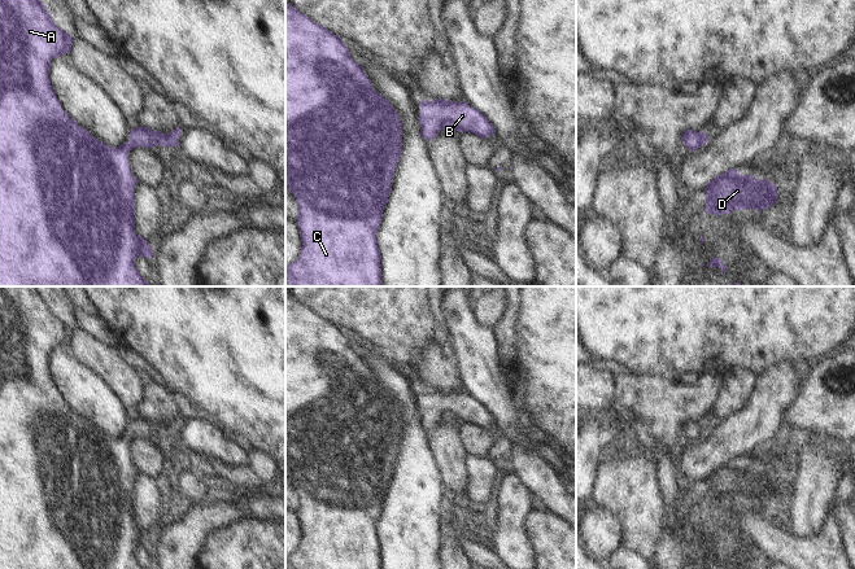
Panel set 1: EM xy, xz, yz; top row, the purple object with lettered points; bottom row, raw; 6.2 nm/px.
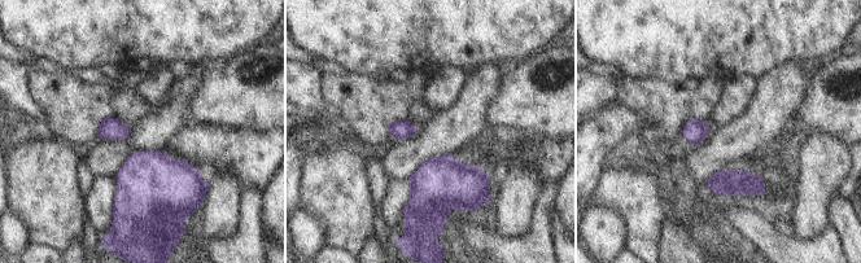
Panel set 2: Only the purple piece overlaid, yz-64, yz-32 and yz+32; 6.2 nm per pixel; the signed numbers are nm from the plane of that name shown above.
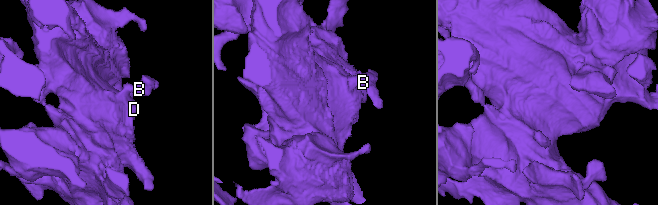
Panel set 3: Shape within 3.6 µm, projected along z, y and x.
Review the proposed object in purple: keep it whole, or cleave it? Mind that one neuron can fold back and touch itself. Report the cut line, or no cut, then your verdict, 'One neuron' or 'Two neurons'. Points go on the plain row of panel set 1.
No split. One neuron

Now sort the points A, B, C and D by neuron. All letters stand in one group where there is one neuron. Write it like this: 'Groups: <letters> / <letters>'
Groups: A B C D

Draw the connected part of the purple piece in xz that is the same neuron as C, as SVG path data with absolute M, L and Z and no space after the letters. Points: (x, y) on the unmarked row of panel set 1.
M285 290L285 478L298 495L296 513L302 531L298 550L285 556L285 569L381 569L376 524L401 446L401 416L394 398L372 378L363 358L353 351L343 331L322 315L314 314Z

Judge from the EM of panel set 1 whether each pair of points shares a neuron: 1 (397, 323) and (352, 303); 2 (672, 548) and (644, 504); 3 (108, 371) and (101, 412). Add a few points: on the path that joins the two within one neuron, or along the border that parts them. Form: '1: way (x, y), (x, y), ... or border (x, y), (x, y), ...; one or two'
1: way (385, 311), (378, 303), (363, 303); one
2: border (666, 526), (657, 545), (655, 555); two
3: border (82, 363), (108, 386), (120, 401), (122, 408); two

